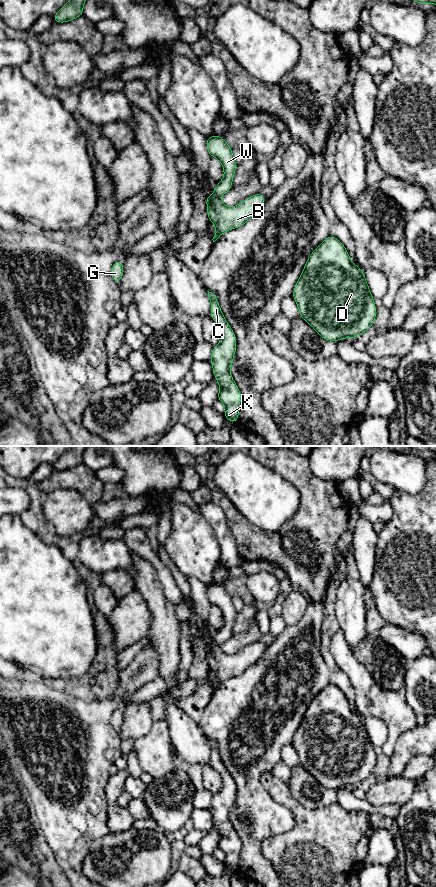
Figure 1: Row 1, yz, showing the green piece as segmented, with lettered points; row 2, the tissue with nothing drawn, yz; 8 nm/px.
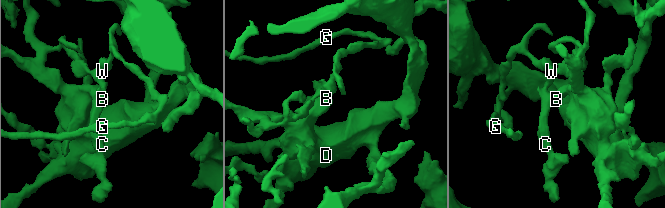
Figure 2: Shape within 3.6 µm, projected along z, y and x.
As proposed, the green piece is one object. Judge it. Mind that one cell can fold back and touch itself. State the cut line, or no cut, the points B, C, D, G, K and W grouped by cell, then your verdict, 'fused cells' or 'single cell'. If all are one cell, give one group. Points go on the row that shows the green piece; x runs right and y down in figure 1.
cut yz (214, 193), (218, 197); groups B C D K / G W; fused cells

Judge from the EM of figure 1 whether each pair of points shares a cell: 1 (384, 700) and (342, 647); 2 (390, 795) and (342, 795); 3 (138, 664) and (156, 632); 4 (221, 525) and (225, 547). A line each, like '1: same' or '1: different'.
1: same
2: different
3: different
4: same

